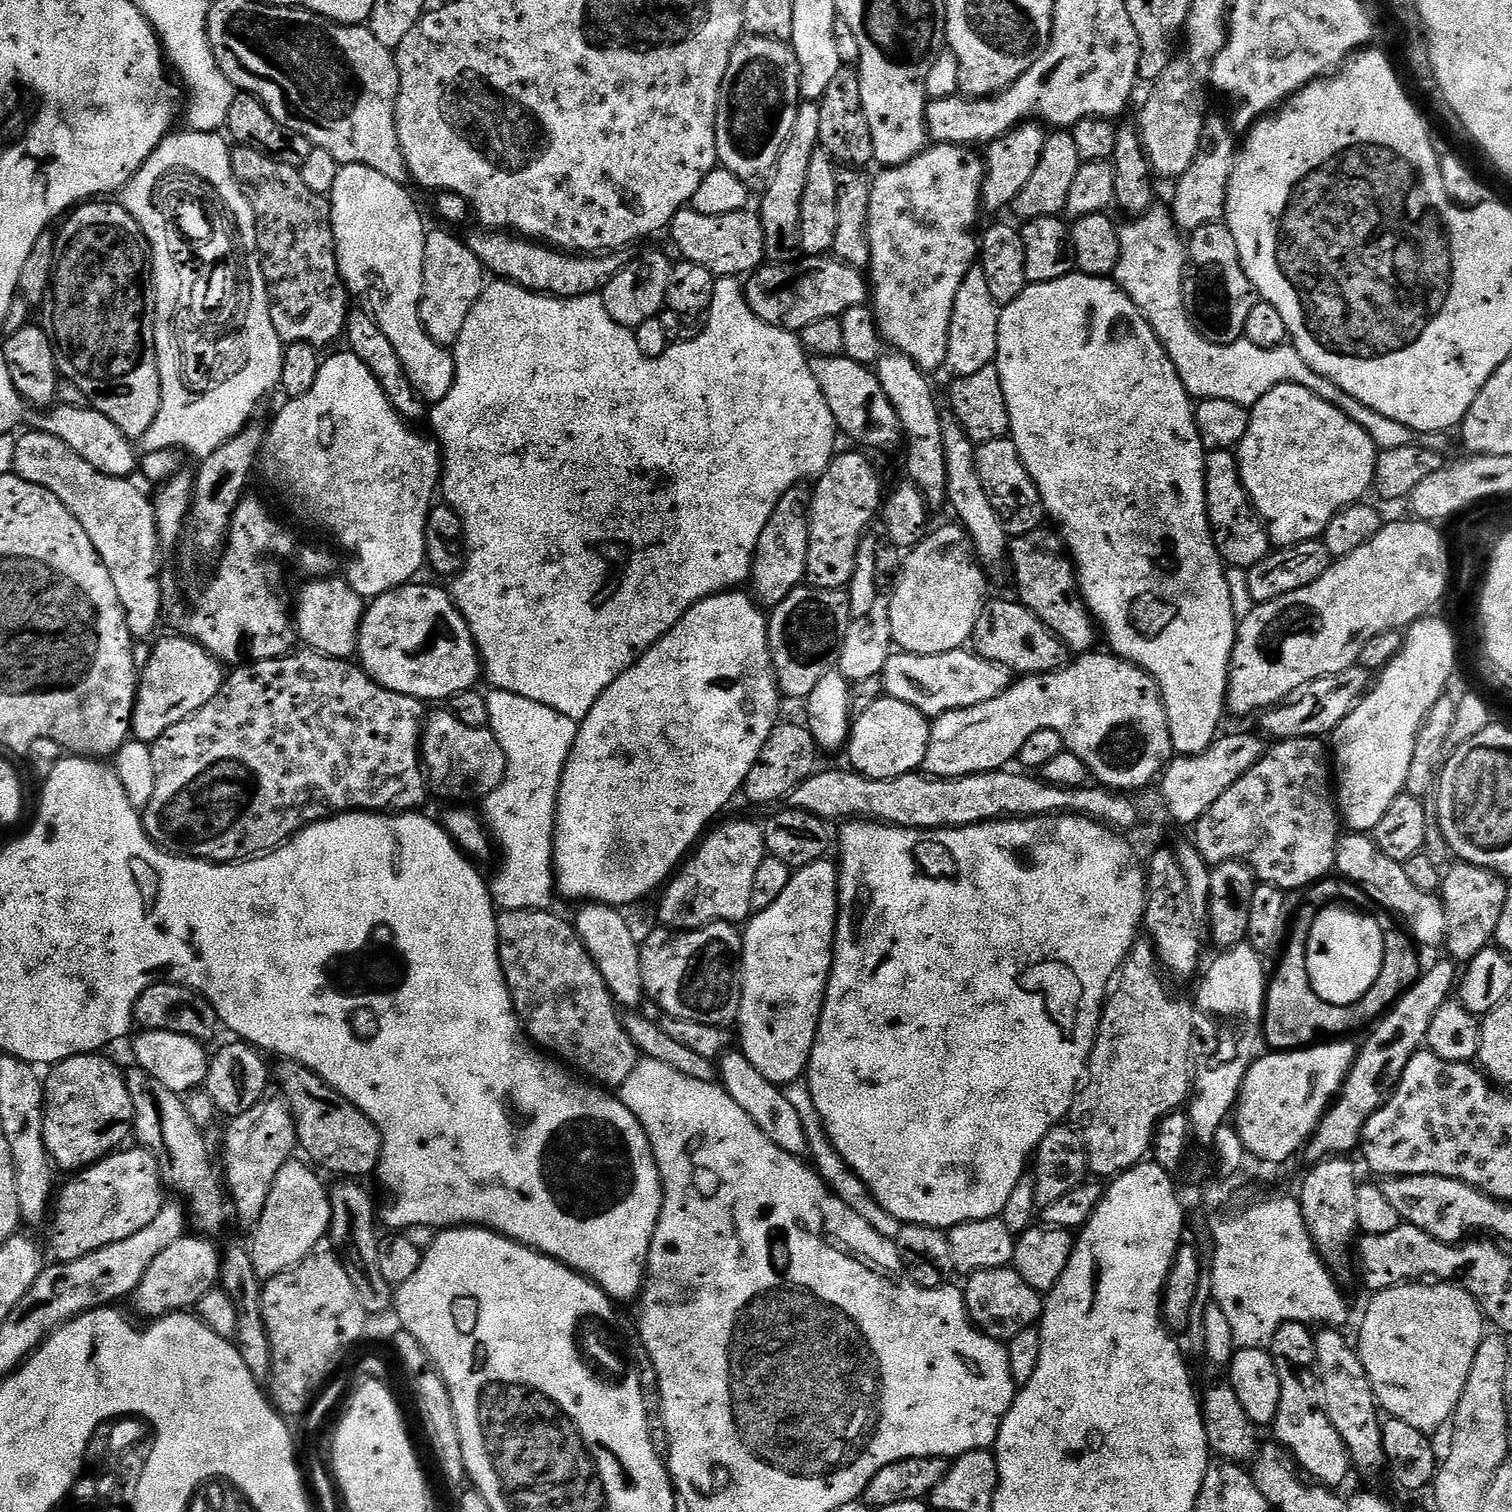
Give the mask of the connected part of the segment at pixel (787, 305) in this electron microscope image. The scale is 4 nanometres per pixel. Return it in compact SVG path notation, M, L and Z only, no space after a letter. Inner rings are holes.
M831 255L804 256L787 264L765 263L743 281L744 301L770 326L799 333L822 318L839 318L854 306L868 304L870 280L861 269L843 264Z

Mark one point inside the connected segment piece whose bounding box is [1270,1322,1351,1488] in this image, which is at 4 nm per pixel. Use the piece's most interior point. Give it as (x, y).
(1301, 1426)

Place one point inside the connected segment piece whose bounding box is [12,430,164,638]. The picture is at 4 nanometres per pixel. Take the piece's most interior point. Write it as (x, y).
(120, 521)

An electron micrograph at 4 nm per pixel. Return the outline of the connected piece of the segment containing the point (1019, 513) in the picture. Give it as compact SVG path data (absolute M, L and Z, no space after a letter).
M1011 438L986 442L977 447L976 457L978 458L978 474L982 477L982 487L986 489L994 510L998 510L1009 537L1030 534L1041 527L1046 520L1044 503L1040 497L1040 491L1036 488L1034 478L1030 478L1018 454L1016 443Z

